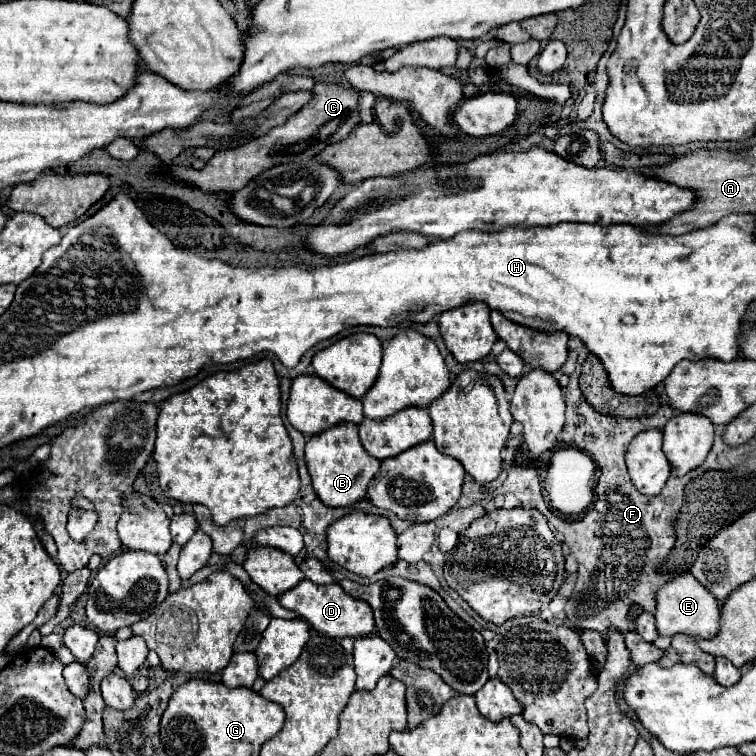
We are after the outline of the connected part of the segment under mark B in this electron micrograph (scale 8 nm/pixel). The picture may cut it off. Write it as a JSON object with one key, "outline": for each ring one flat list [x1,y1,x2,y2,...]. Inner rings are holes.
{"outline":[[352,422,336,424,306,442,306,466,312,476,312,486,326,506,350,506,366,498,366,488,380,468,380,460,372,458,358,438,358,426]]}

